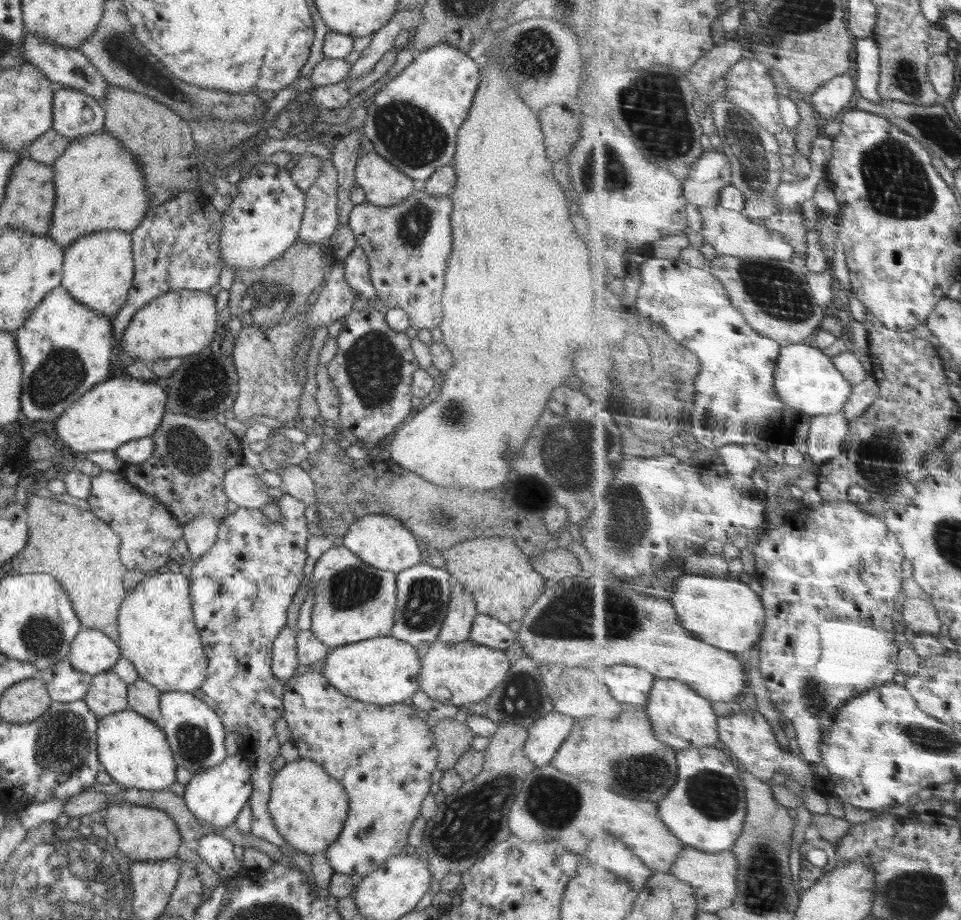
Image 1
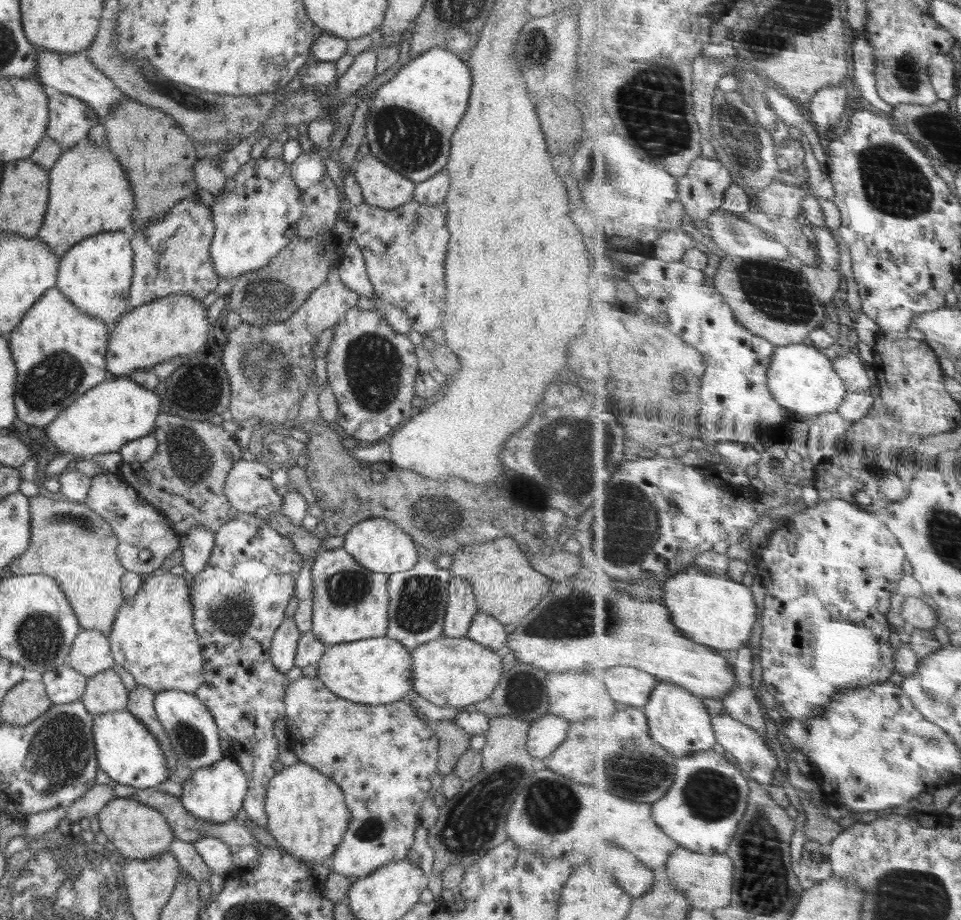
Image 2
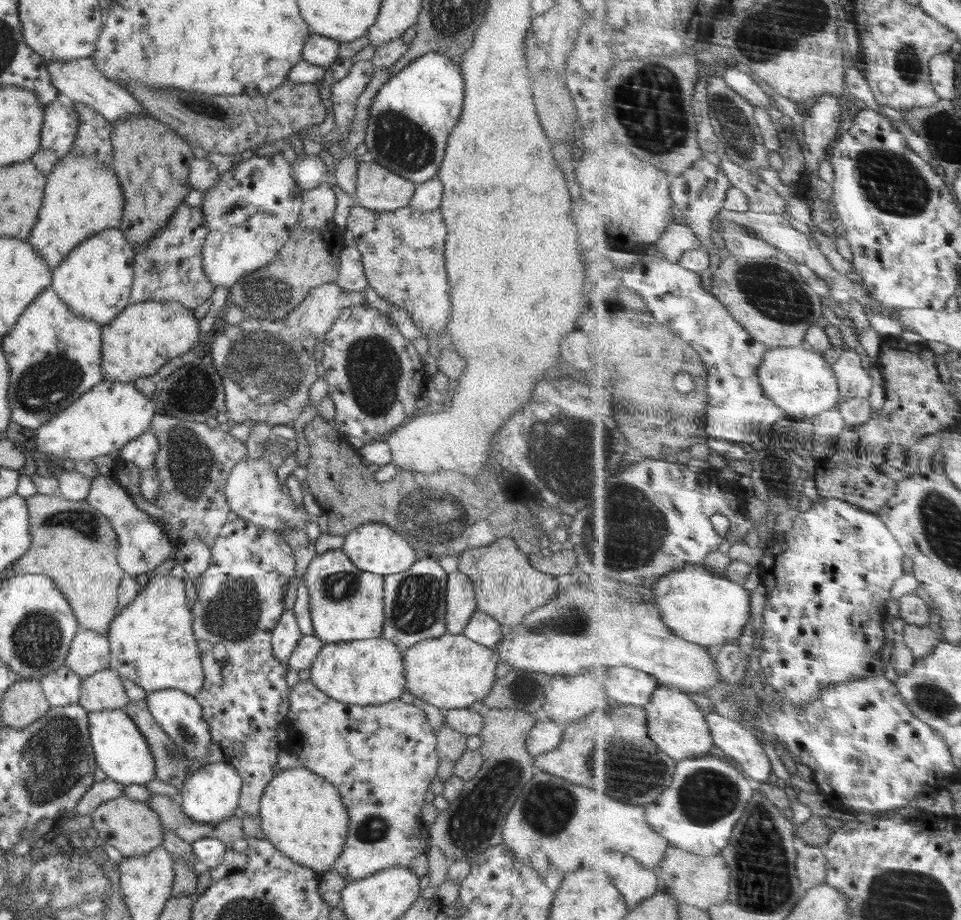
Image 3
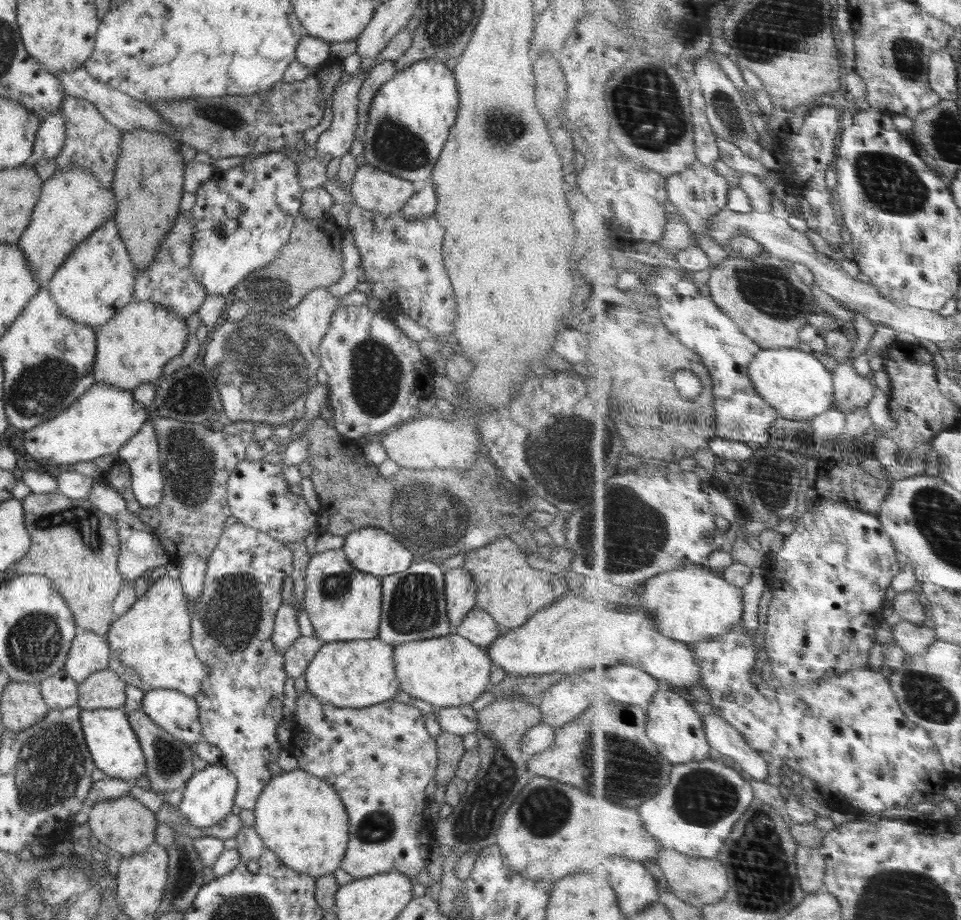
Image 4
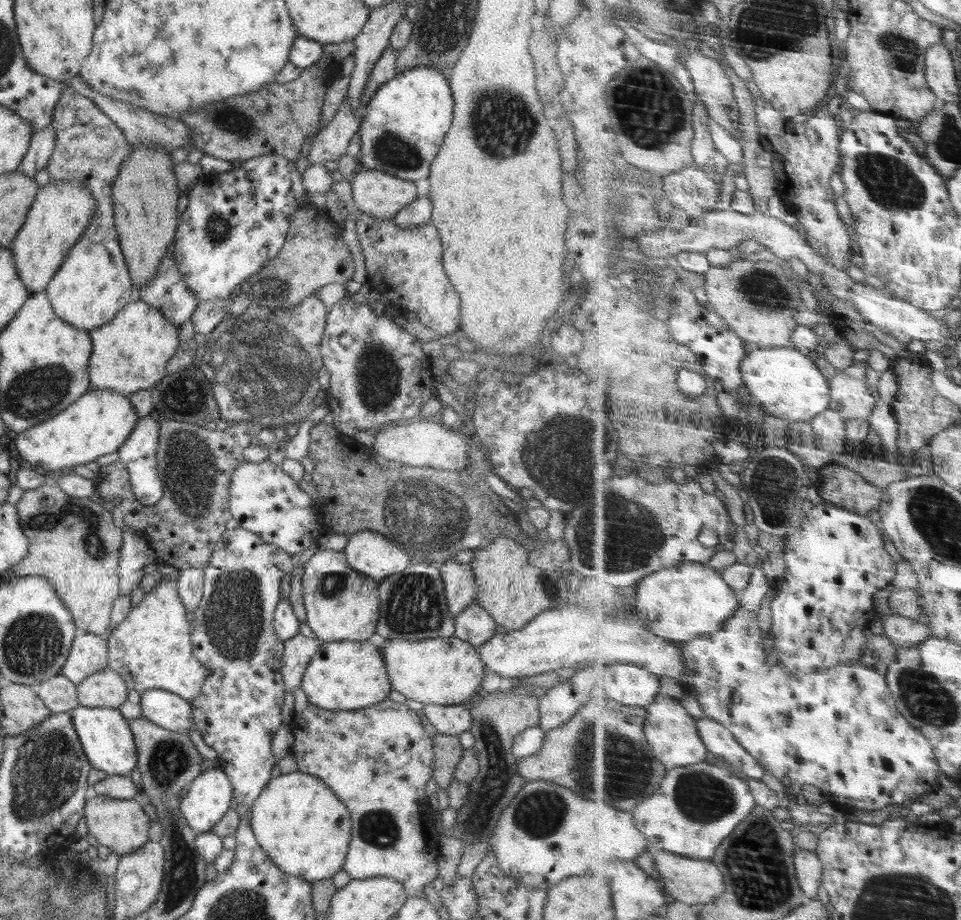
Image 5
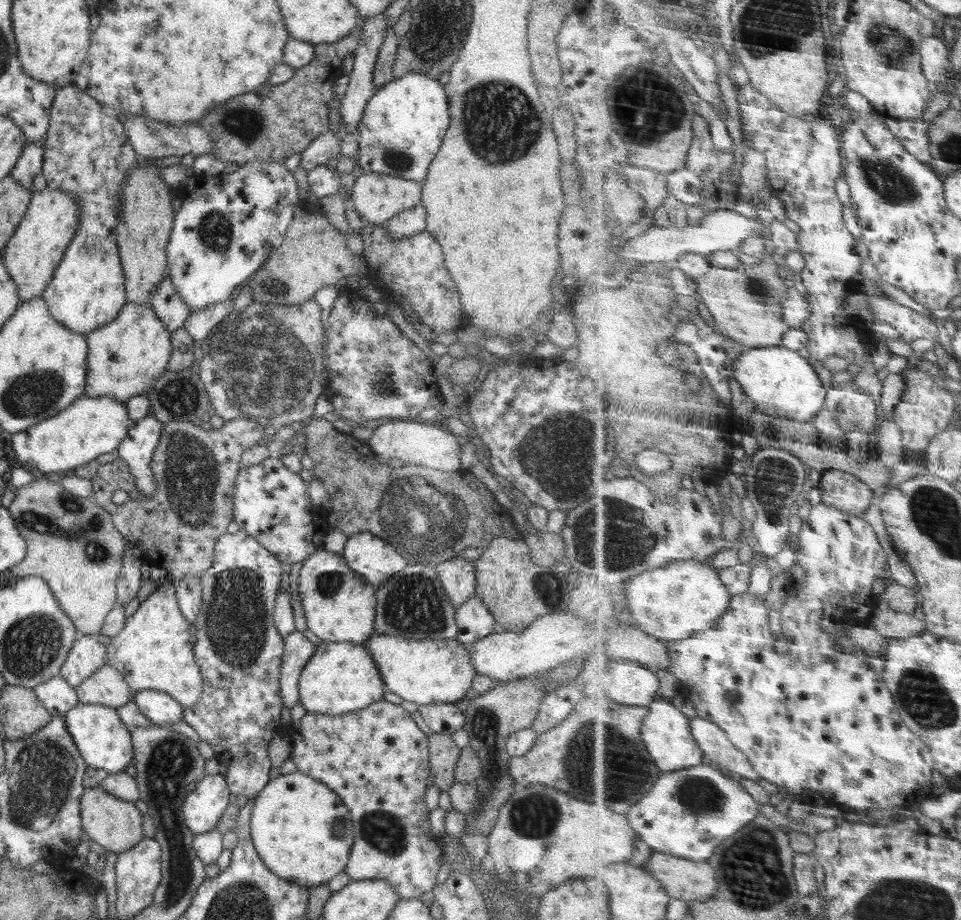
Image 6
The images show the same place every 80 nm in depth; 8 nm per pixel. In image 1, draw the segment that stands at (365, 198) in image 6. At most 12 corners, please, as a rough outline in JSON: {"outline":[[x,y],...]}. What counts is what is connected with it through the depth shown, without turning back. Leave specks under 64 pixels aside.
{"outline":[[374,151],[355,182],[368,203],[400,204],[418,185]]}

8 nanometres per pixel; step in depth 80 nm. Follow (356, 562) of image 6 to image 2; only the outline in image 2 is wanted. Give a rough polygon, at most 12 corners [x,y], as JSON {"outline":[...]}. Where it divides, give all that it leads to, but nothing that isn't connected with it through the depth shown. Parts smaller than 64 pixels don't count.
{"outline":[[388,519],[362,520],[344,550],[372,572],[419,561],[412,538]]}

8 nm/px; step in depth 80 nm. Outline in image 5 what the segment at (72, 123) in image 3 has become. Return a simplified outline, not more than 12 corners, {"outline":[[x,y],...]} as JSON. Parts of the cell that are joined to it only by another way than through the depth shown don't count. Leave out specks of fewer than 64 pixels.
{"outline":[[50,124],[32,135],[18,171],[33,178],[56,146]]}

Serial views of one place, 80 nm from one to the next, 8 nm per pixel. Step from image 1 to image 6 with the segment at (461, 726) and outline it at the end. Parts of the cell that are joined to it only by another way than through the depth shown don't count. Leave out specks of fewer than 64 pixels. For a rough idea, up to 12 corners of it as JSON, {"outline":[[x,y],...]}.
{"outline":[[451,735],[428,737],[430,775],[446,792],[461,749]]}

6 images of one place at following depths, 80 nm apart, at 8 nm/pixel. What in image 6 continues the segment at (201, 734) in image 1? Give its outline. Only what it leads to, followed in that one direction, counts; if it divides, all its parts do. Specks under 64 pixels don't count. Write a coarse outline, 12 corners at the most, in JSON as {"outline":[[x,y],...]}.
{"outline":[[135,691],[140,712],[158,726],[183,720],[183,706],[164,692]]}

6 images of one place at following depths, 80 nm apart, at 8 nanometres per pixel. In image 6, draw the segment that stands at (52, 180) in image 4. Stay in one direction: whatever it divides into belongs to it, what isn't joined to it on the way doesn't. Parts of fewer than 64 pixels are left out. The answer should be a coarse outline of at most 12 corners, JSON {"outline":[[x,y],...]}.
{"outline":[[68,192],[32,193],[2,250],[22,301],[42,296],[79,221]]}

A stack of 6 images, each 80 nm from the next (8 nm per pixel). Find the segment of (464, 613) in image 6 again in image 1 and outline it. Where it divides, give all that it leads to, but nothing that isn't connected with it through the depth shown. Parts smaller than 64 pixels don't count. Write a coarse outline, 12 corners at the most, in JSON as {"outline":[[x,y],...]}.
{"outline":[[479,613],[472,623],[472,642],[504,651],[517,632]]}

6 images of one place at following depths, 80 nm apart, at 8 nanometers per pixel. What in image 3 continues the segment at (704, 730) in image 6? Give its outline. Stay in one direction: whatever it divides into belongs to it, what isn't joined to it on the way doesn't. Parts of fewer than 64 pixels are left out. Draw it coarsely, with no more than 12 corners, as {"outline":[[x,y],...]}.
{"outline":[[707,715],[715,745],[755,783],[772,762],[748,726]]}

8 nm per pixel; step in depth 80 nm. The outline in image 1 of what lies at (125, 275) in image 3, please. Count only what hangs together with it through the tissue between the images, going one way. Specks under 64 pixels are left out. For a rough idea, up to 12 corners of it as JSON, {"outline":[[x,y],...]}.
{"outline":[[131,233],[63,249],[61,286],[115,319],[133,281]]}

